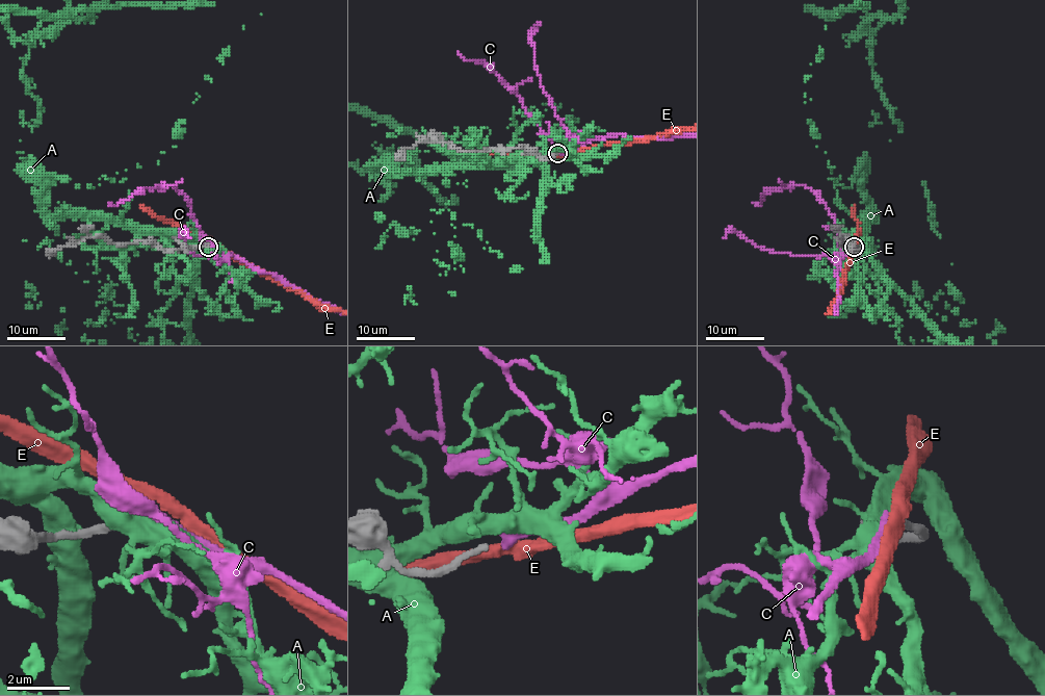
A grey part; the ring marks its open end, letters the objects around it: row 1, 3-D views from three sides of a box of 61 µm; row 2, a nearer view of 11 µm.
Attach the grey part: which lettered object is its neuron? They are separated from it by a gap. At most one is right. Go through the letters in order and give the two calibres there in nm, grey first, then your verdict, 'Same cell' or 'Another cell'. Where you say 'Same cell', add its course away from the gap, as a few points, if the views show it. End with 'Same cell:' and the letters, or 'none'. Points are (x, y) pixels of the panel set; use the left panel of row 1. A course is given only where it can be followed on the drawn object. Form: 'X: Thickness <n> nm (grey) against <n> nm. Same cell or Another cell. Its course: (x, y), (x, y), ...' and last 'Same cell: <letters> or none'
A: Thickness 200 nm (grey) against 480 nm. Another cell
C: Thickness 200 nm (grey) against 360 nm. Another cell
E: Thickness 200 nm (grey) against 400 nm. Another cell
Same cell: none

